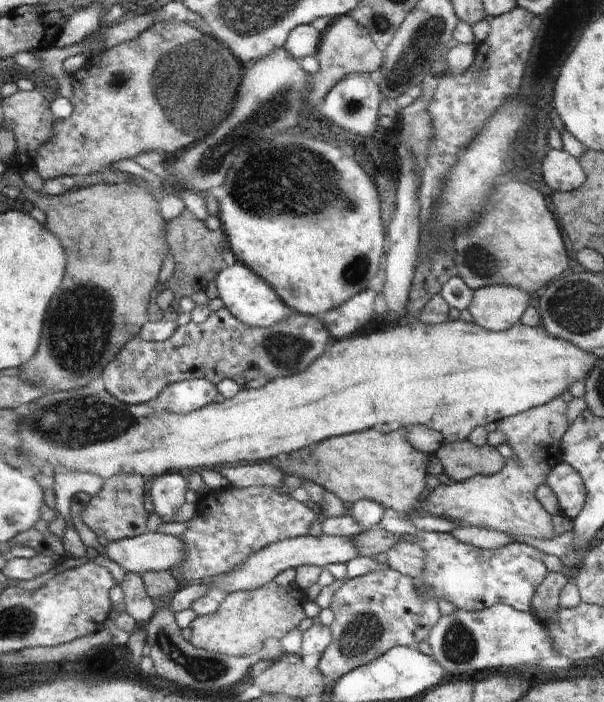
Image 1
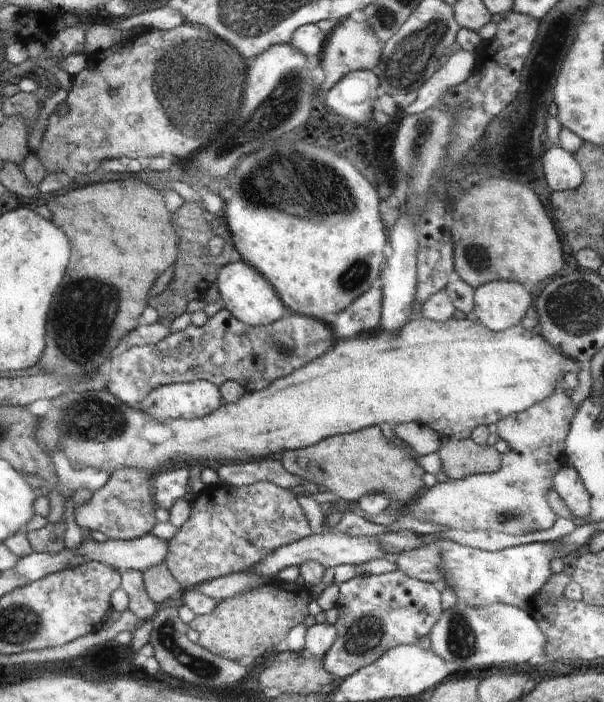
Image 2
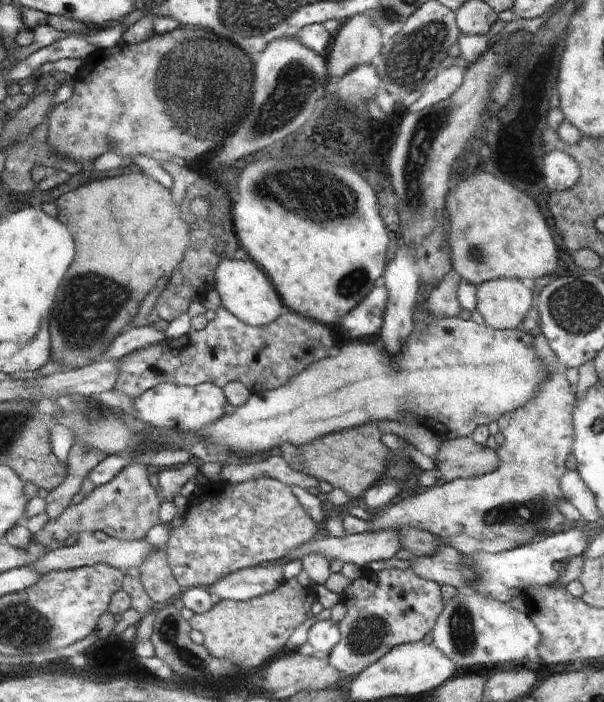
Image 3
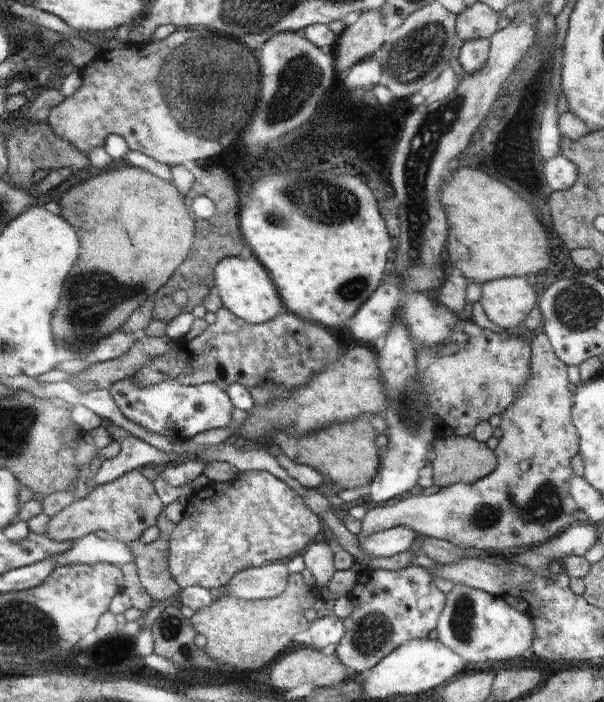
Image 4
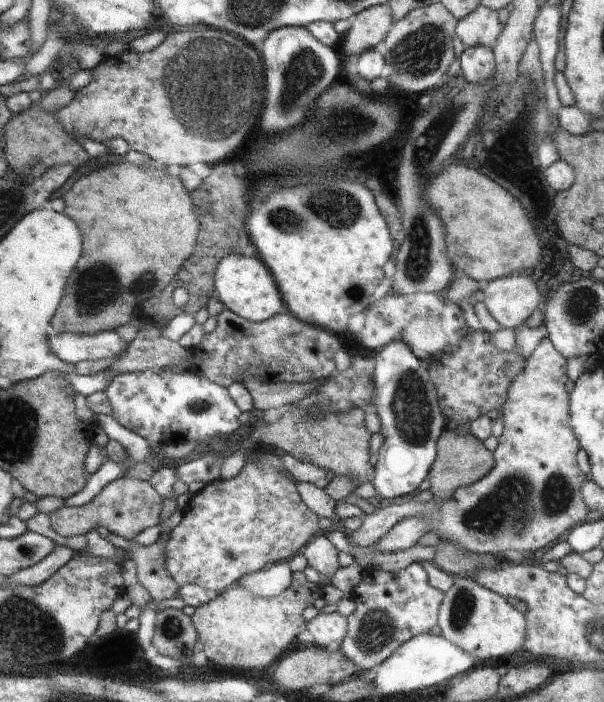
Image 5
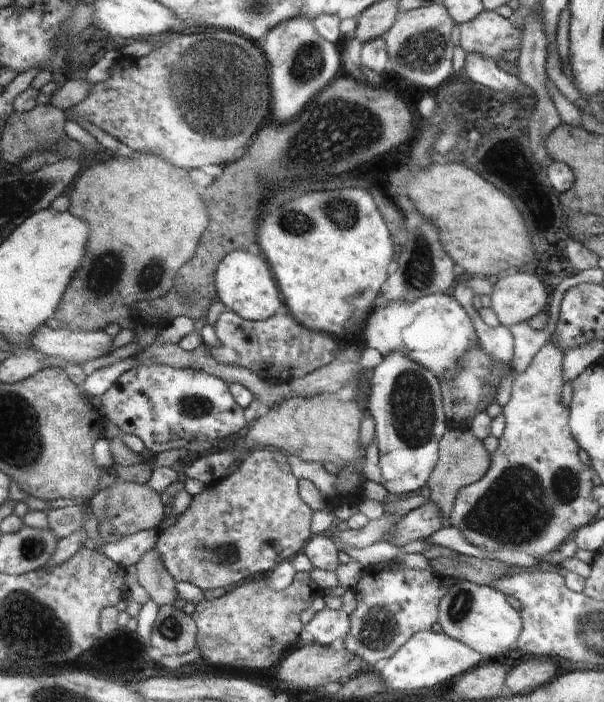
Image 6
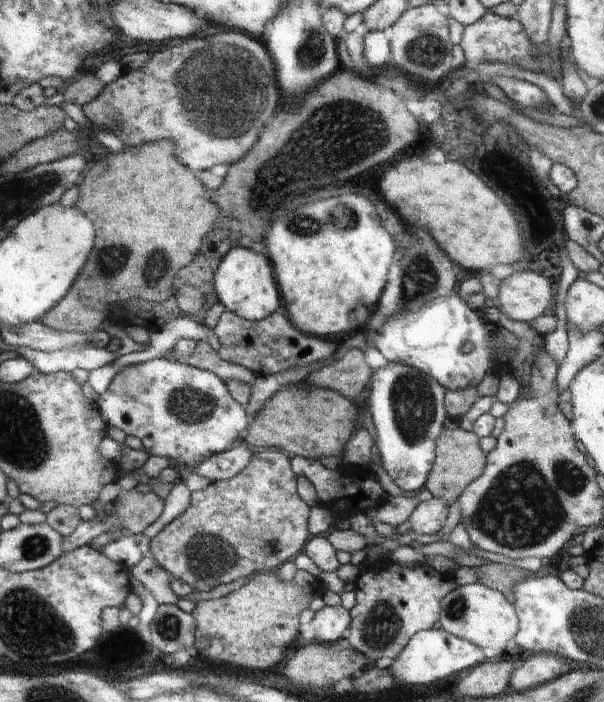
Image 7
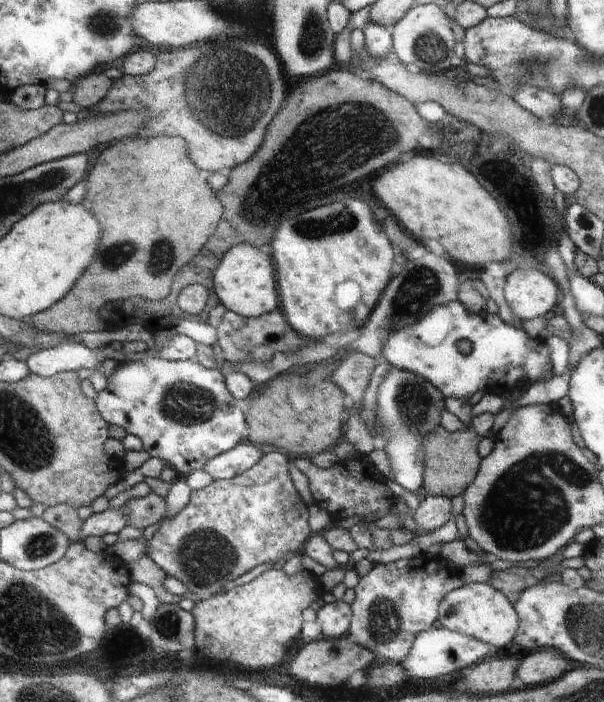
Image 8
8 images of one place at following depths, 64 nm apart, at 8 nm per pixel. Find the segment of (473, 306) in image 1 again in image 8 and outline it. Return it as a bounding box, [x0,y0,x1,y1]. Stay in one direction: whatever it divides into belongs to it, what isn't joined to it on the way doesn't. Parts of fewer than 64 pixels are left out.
[504,269,558,320]

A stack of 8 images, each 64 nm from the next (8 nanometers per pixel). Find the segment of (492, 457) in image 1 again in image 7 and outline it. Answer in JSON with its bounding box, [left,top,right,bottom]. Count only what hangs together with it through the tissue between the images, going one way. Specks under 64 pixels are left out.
[424,427,486,506]

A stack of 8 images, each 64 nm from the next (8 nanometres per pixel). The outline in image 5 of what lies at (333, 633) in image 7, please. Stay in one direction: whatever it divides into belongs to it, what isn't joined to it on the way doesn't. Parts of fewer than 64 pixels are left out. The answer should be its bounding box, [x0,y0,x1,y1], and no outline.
[308,611,347,648]

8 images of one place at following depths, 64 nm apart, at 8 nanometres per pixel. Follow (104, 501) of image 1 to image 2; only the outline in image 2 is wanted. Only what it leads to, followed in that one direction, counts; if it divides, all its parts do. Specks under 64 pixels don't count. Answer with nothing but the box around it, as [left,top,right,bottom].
[75,467,157,540]

